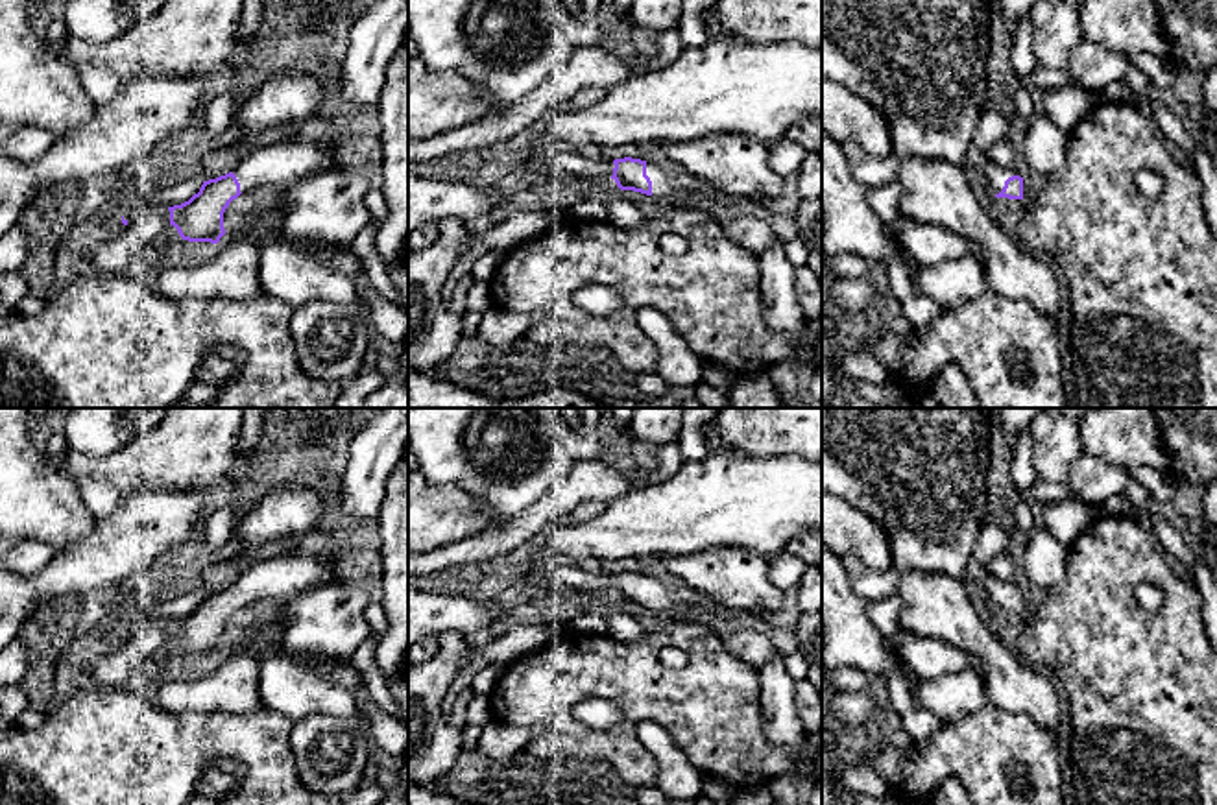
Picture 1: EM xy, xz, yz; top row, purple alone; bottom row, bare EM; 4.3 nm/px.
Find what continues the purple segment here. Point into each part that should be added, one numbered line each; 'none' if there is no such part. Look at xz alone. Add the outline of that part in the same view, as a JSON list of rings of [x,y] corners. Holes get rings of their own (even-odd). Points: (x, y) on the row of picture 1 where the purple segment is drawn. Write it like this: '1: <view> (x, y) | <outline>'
1: xz (671, 183) | [[[646,161],[646,175],[652,181],[652,198],[667,203],[689,199],[694,192],[707,188],[704,179],[674,162]]]

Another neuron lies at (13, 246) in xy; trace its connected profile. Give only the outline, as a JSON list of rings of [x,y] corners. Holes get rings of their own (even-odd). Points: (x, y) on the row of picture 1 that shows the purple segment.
[[[13,225],[0,238],[0,273],[17,271],[26,262],[30,247],[30,233],[20,225]]]

